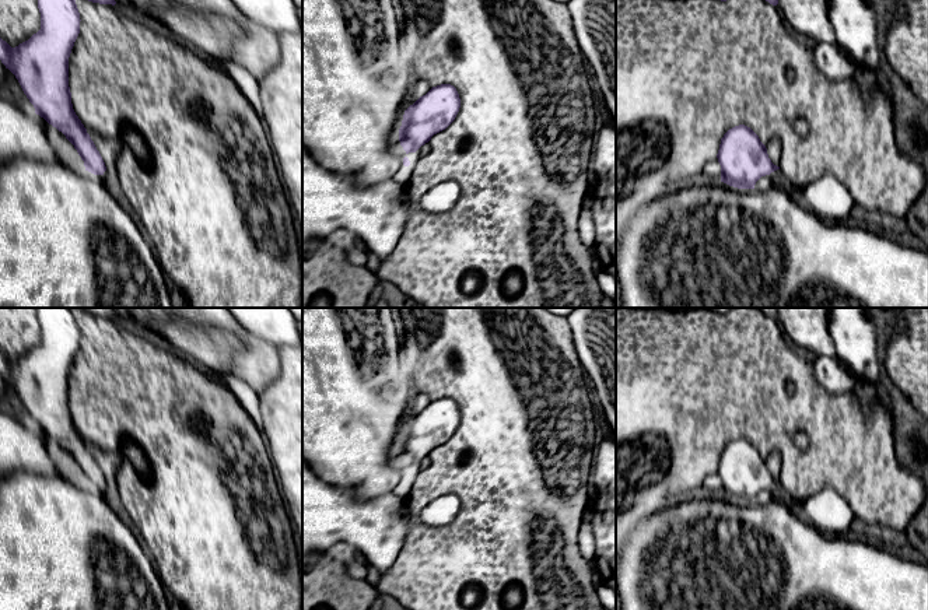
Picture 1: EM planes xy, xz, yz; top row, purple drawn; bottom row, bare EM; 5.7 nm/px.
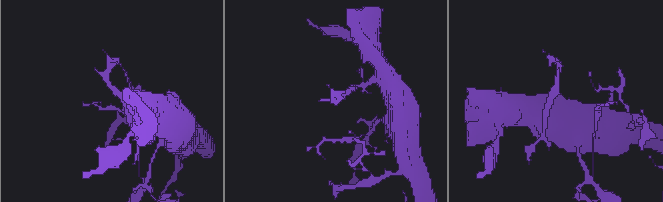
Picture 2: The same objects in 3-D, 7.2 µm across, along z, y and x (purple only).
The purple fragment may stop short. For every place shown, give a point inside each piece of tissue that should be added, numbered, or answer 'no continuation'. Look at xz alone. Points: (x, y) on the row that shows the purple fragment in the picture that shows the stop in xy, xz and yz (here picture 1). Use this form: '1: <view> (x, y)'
1: xz (402, 176)

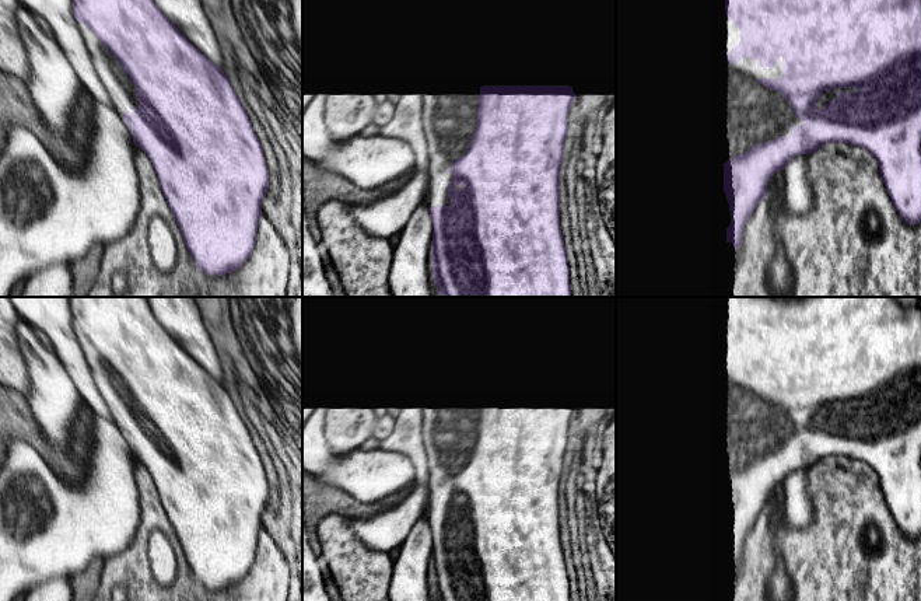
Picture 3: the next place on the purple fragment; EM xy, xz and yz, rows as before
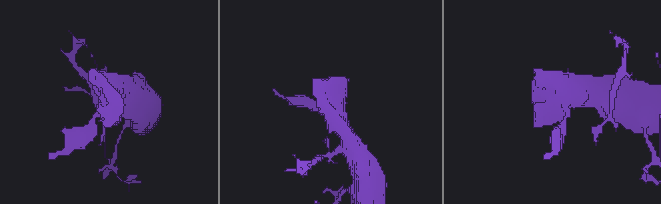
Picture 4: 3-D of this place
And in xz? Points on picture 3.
1: xz (450, 115)

